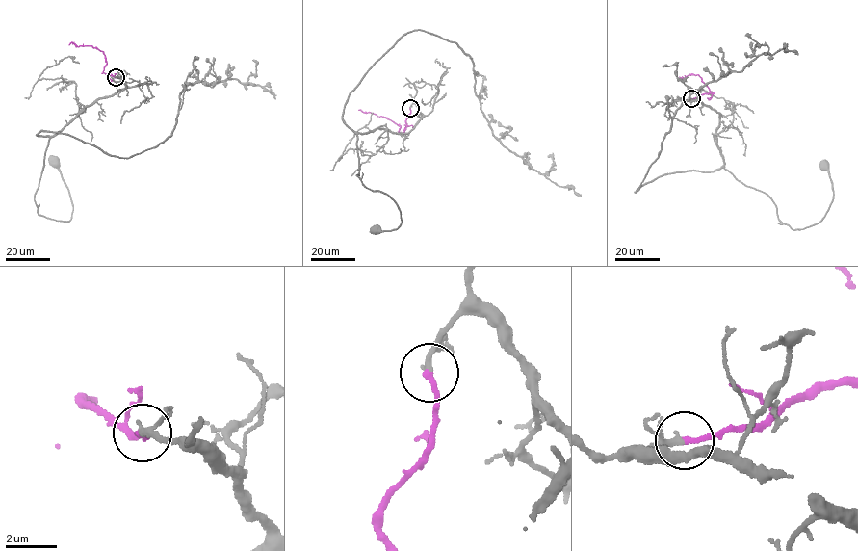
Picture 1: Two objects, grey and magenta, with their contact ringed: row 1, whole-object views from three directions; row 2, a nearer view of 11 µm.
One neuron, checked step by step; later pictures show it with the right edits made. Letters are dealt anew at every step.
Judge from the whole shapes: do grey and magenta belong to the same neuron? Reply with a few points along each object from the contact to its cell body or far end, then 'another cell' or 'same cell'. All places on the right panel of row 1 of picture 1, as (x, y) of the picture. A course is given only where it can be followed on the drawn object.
grey runs (691, 98), (718, 113), (725, 169), (765, 193), (792, 229), (817, 223), (828, 208), (823, 165); magenta runs (691, 98), (714, 92), (697, 75), (688, 73), (681, 80); same cell

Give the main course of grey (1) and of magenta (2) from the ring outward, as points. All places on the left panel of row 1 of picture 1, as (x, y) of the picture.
1: (116, 77), (126, 87), (86, 106), (49, 139), (35, 202), (38, 214), (67, 222), (72, 203), (53, 161)
2: (116, 77), (103, 71), (107, 63), (102, 51), (91, 45), (69, 44)

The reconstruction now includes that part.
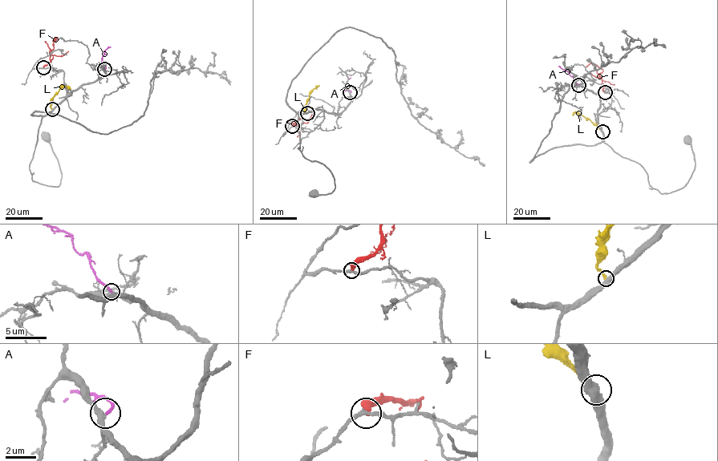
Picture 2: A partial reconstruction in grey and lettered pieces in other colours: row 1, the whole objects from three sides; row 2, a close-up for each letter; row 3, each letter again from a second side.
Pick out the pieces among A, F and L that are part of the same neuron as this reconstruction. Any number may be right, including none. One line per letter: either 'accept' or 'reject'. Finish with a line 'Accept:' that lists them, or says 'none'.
A: accept
F: reject
L: reject
Accept: A

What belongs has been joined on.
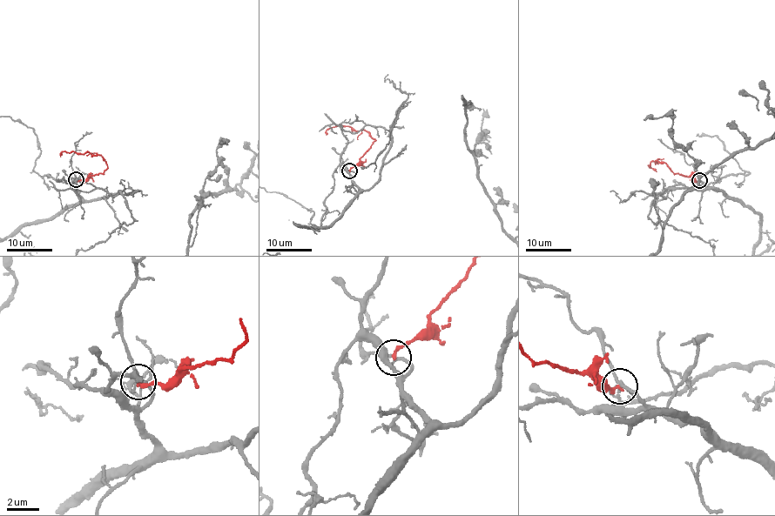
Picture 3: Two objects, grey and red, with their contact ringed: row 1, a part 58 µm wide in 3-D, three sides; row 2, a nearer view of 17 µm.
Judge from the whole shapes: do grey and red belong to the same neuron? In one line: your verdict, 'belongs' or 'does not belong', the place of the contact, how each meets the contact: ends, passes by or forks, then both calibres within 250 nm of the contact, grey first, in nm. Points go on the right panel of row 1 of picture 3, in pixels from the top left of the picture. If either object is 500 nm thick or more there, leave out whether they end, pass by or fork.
does not belong; at (699, 180); grey passes by; red ends there; 190 nm thick on the grey side, 240 nm on the other

